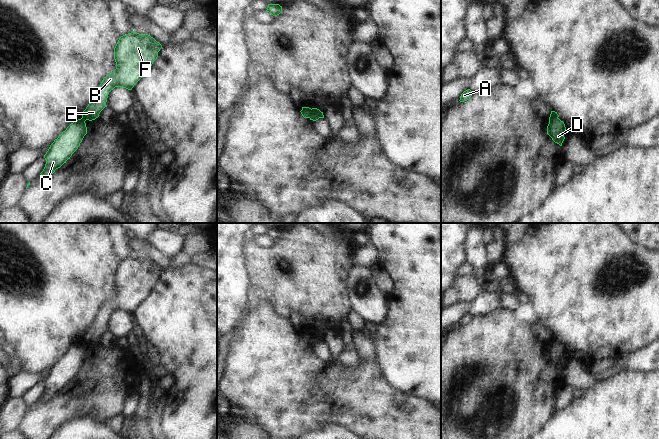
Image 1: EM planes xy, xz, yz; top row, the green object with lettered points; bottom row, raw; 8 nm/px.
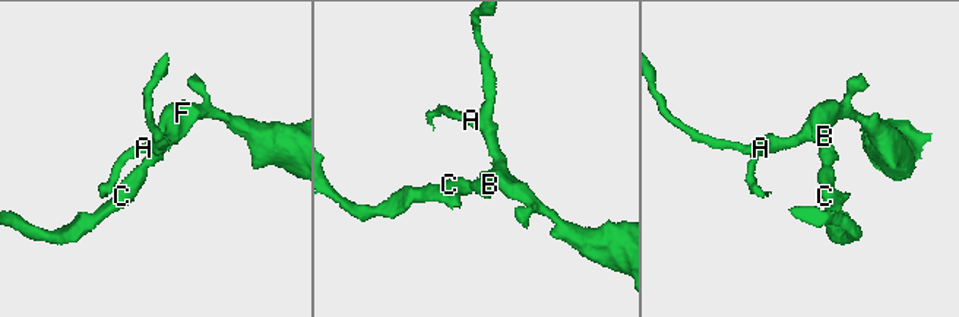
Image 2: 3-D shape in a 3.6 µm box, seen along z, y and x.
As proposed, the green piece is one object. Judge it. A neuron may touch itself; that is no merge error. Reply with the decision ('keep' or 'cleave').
cleave

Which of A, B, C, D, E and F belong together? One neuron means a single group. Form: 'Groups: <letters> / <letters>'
Groups: A B E F / C D.

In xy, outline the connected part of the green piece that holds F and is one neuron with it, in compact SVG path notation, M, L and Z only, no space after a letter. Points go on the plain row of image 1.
M132 255L121 260L114 272L116 293L103 302L98 317L92 321L81 343L92 345L98 342L107 331L109 316L115 311L132 314L157 283L161 272L162 269L148 258Z

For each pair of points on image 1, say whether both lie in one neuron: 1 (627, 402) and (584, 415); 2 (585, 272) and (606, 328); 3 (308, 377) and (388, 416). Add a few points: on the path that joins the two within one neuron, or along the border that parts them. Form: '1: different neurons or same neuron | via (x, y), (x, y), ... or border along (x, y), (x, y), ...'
1: same neuron | via (616, 413), (614, 415), (595, 415)
2: same neuron | via (590, 286), (592, 294), (606, 308), (606, 314)
3: same neuron | via (328, 393), (357, 398), (368, 405)

